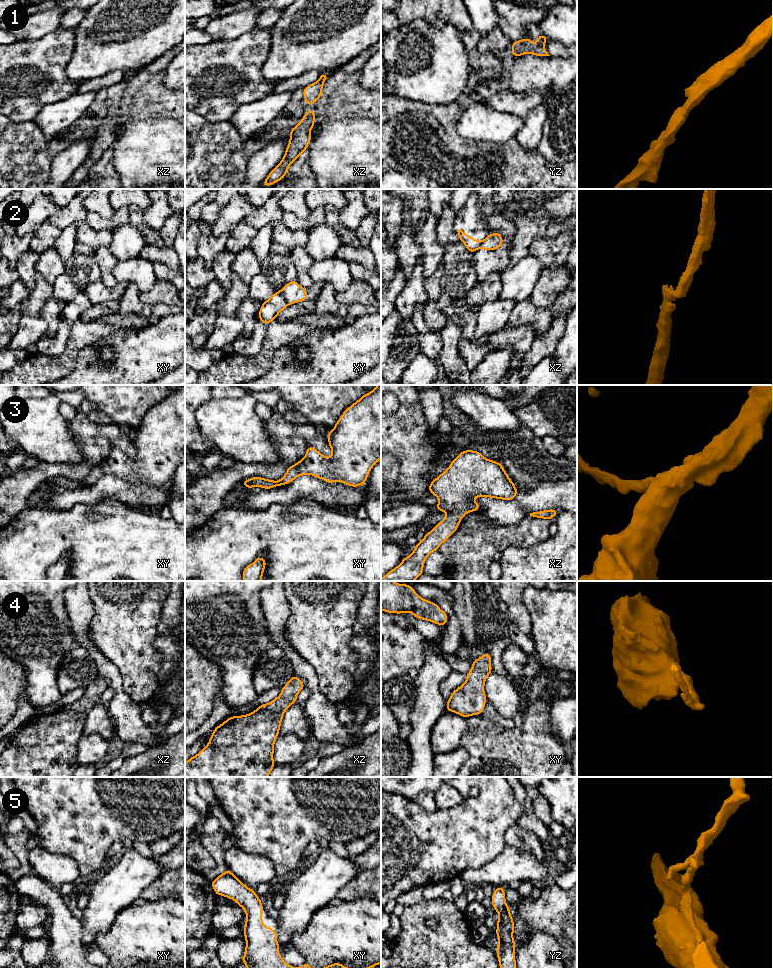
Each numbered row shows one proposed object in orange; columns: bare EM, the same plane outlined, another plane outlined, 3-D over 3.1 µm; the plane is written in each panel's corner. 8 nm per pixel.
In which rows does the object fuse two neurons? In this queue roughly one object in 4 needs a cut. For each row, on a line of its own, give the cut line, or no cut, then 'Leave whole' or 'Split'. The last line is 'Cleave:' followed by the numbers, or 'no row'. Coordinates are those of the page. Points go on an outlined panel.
1: No split. Leave whole
2: Split along xy (280, 291), (289, 304). Split
3: No split. Leave whole
4: No split. Leave whole
5: No split. Leave whole
Cleave: 2

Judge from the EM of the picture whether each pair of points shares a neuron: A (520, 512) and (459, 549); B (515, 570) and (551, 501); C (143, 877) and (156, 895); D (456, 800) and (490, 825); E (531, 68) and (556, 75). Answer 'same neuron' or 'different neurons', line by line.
A: different neurons
B: different neurons
C: different neurons
D: different neurons
E: same neuron

